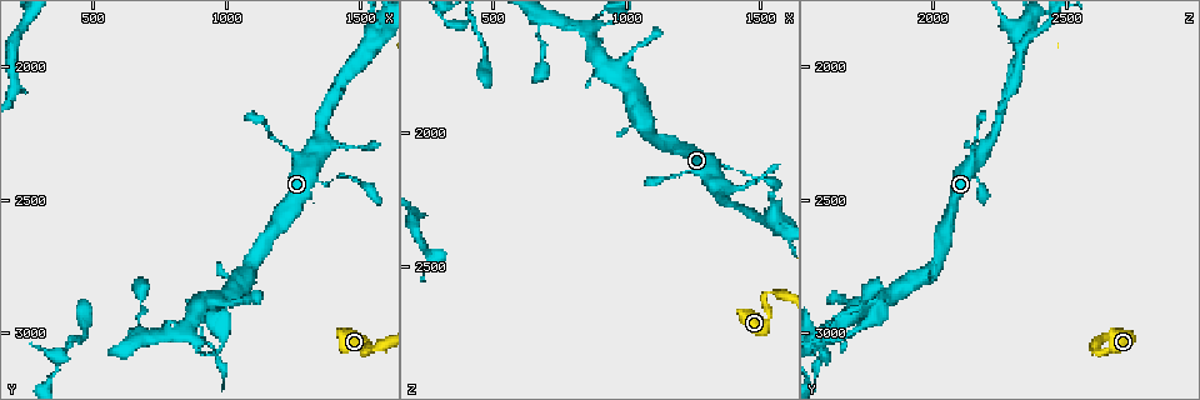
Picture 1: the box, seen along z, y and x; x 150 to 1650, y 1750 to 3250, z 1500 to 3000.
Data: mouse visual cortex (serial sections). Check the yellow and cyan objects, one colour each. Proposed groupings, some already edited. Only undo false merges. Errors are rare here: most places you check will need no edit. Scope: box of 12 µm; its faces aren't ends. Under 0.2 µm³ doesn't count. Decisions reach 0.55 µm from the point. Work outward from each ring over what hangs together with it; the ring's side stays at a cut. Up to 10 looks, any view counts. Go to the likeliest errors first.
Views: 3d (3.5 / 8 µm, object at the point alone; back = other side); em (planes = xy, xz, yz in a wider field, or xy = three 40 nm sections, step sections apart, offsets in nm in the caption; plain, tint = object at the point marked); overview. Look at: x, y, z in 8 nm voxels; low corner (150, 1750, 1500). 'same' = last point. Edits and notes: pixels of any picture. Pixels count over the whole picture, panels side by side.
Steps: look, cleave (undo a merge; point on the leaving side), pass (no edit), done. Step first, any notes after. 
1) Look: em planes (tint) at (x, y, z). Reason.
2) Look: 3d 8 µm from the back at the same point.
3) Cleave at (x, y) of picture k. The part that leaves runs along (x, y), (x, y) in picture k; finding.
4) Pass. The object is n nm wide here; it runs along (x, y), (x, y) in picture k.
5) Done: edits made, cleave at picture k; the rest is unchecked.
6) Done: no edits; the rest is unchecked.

Look: 3d 8 µm at (1530, 3070, 2600). Sharp bend.

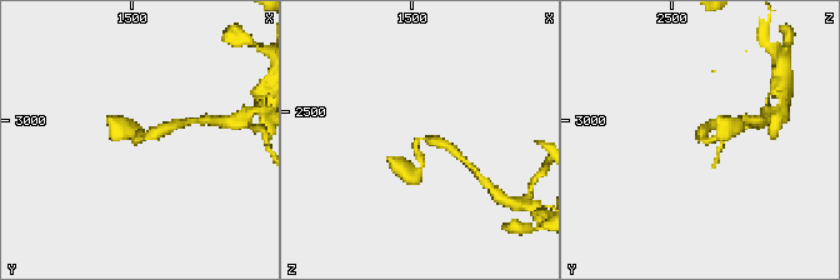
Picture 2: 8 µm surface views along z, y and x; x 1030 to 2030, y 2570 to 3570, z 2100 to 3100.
Look: 3d 3.5 µm at (1530, 3070, 2600). Zoom in.

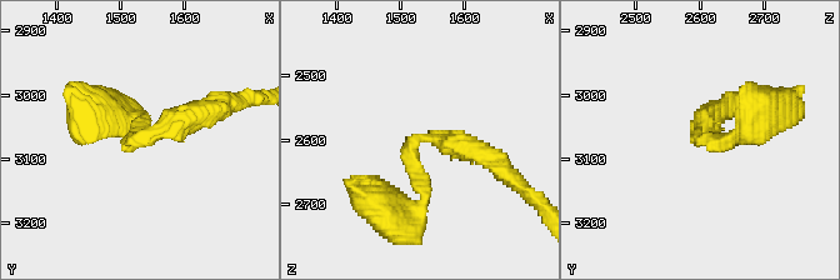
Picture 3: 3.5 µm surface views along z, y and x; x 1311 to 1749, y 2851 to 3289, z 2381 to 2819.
Look: em planes (tint) at (1530, 3065, 2600). Need the tissue.

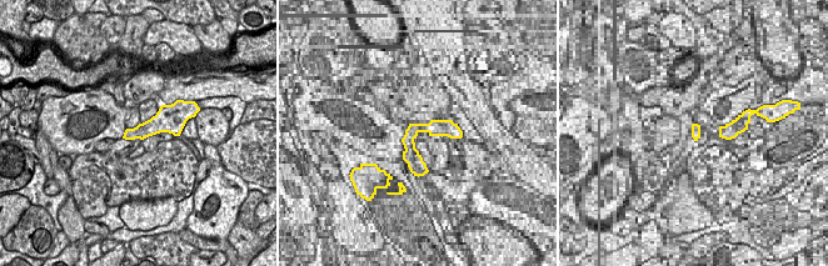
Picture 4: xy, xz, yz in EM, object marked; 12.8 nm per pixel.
Pass. It runs along (425, 201), (418, 138), (490, 160) in picture 3; all the same cell.

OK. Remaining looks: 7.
Look: 3d 3.5 µm at (850, 2990, 1620). Calibre changes.

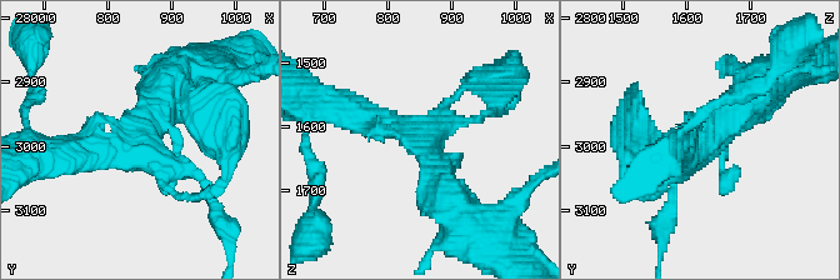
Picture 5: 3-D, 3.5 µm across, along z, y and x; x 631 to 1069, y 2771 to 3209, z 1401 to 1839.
Look: em xy step 5 (tint) at (860, 2995, 1625). Now the EM.

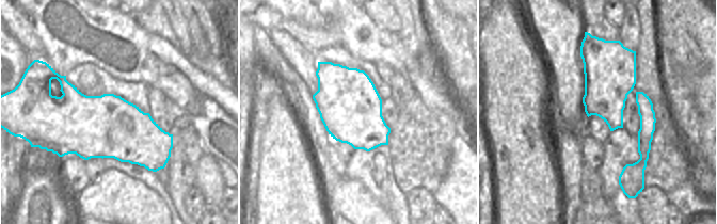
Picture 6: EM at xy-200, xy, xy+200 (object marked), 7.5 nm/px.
Pass. It runs along (445, 199), (426, 144), (346, 113) in picture 5; continuous, no second cell.

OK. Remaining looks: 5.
Look: 3d 3.5 µm at (1360, 2300, 2210). Thick turns thin.

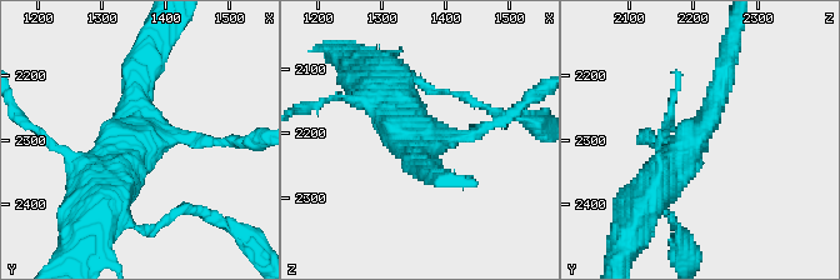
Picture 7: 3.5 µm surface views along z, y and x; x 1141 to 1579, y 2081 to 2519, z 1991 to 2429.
Look: em xy step 1 (tint) at (1355, 2295, 2200). Need the tissue.

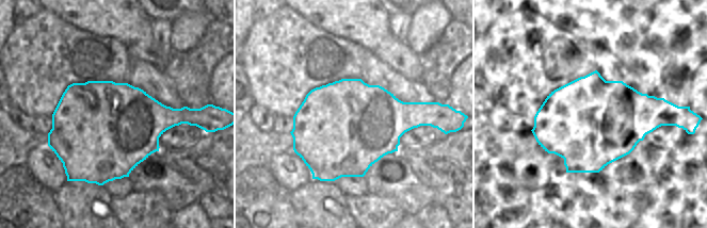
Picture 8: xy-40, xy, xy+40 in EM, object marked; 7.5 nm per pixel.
Pass. It runs along (646, 196), (710, 116), (726, 58) in picture 7; all the same cell.

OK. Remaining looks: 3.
Look: 3d 3.5 µm at (1530, 1920, 2320).

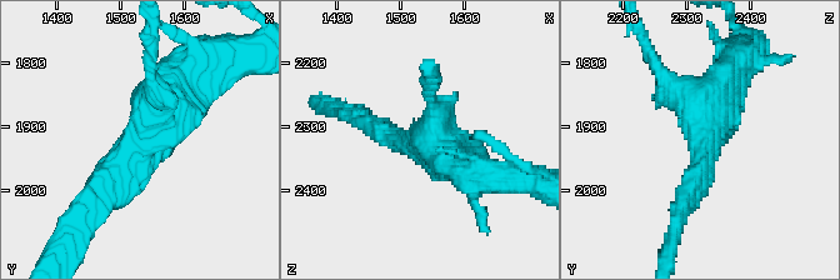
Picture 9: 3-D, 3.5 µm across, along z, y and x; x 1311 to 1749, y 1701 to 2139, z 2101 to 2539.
Look: em xy step 5 (tint) at (1540, 1915, 2330). 3 arms meet here; the arms are 200, 300, 400 nm wide; need the tissue.

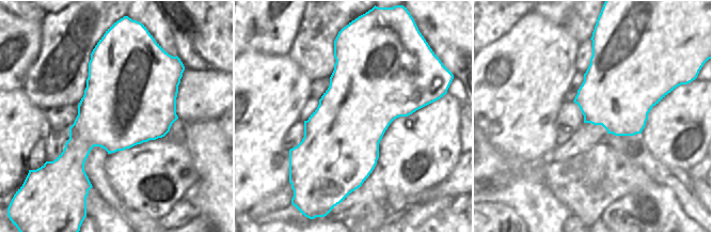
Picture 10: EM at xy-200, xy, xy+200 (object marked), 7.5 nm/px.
Look: em planes (tint) at the same point. Another direction.

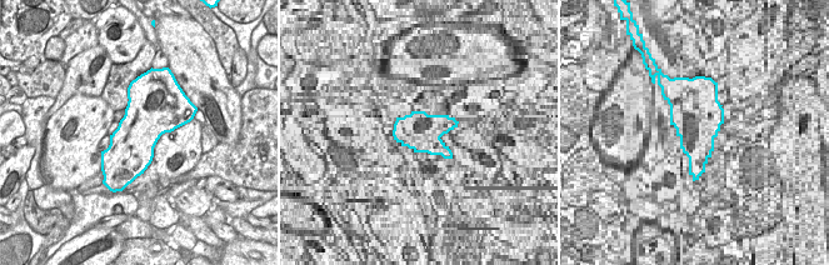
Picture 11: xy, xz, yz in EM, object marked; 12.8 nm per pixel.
Pass. It runs along (115, 183), (195, 60) in picture 9; all the same cell.

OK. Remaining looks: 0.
Done: no edits; the rest is unchecked.

